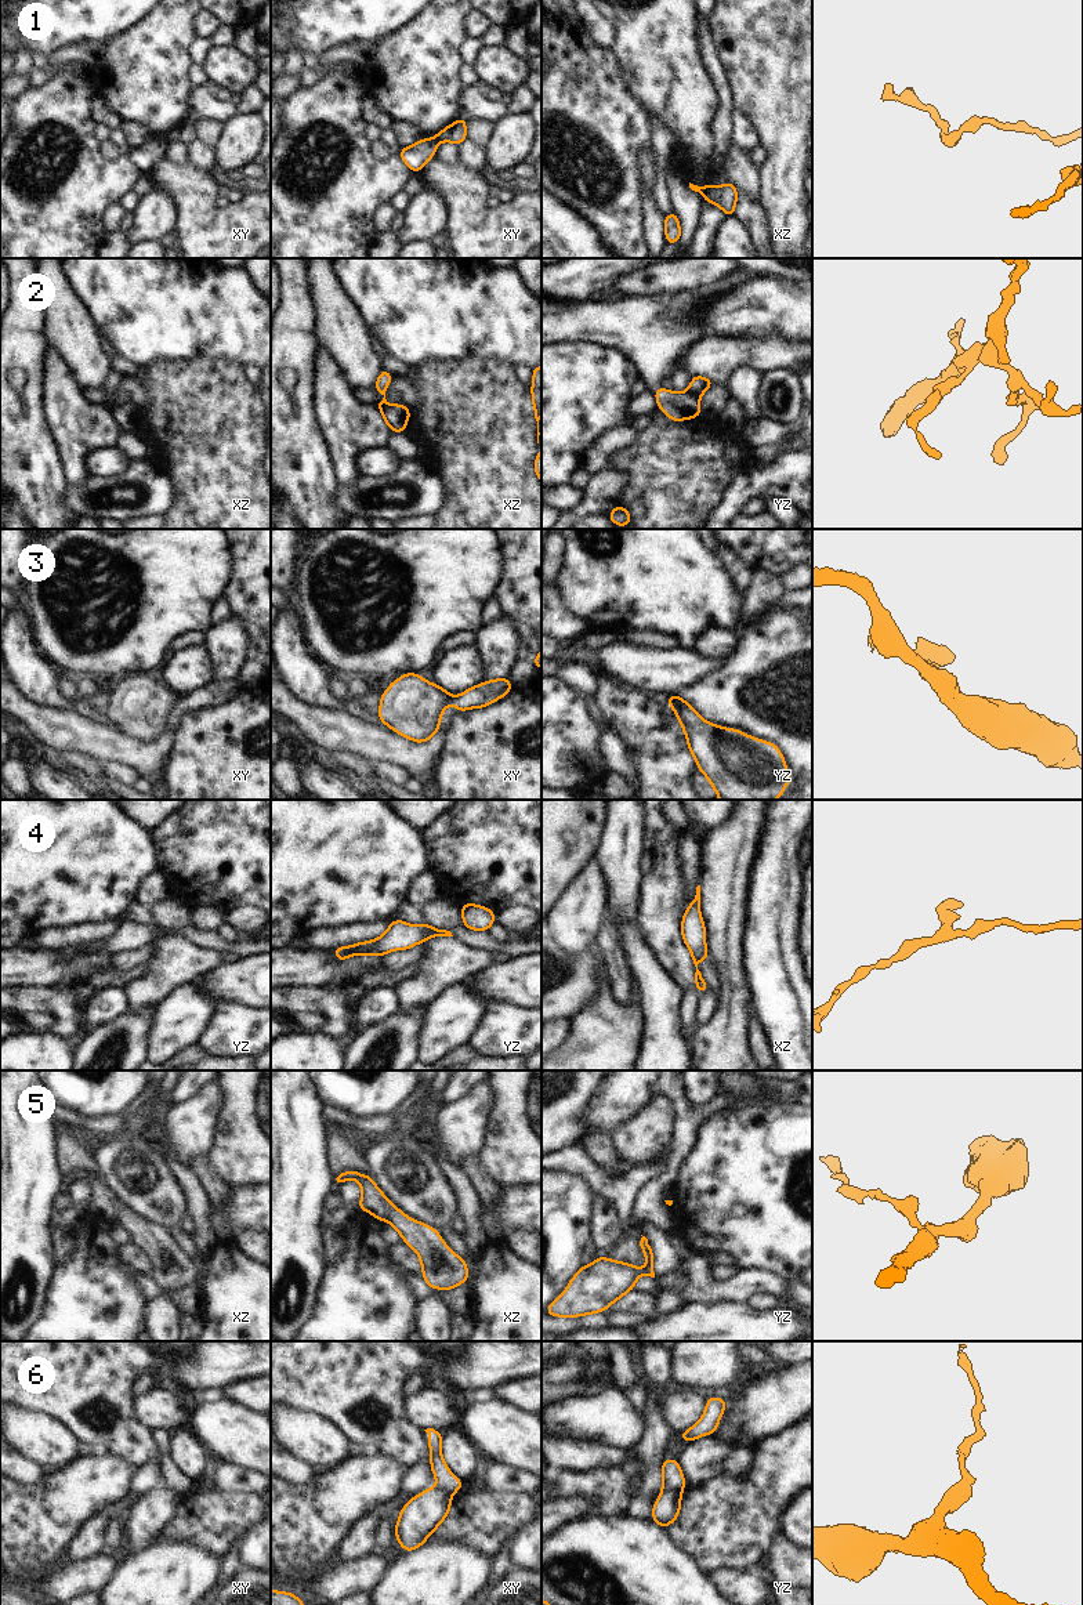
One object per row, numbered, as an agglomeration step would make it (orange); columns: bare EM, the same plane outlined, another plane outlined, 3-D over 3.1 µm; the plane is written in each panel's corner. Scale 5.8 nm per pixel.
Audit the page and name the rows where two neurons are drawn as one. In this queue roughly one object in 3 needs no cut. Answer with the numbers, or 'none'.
1, 2, 3, 6

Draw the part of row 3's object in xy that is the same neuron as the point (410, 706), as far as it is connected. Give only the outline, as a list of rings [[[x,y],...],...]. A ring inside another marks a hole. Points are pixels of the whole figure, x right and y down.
[[[406,673],[383,692],[378,720],[398,735],[424,743],[438,733],[452,695],[417,673]]]

